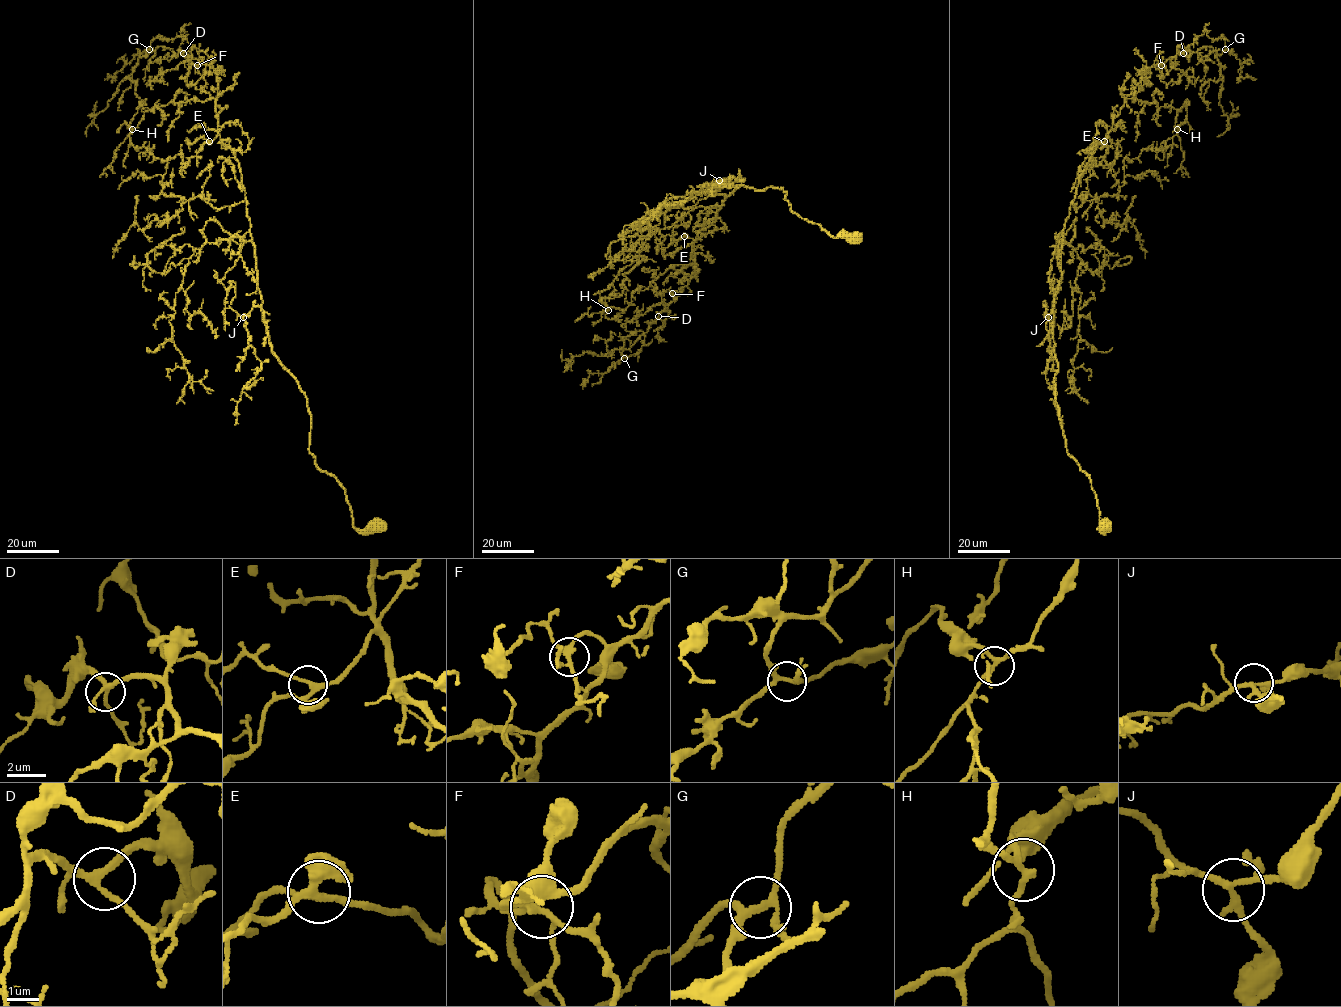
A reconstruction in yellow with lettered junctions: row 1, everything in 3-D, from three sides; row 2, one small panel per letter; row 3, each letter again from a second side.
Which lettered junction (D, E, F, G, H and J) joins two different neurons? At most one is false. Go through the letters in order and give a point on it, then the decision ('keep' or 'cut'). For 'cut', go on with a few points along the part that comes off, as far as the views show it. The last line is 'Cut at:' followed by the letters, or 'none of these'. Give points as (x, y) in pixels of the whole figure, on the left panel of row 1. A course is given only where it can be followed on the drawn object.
D: at (183, 53); keep
E: at (209, 141); keep
F: at (197, 65); keep
G: at (149, 49); keep
H: at (132, 129); keep
J: at (243, 317); keep
Cut at: none of these

